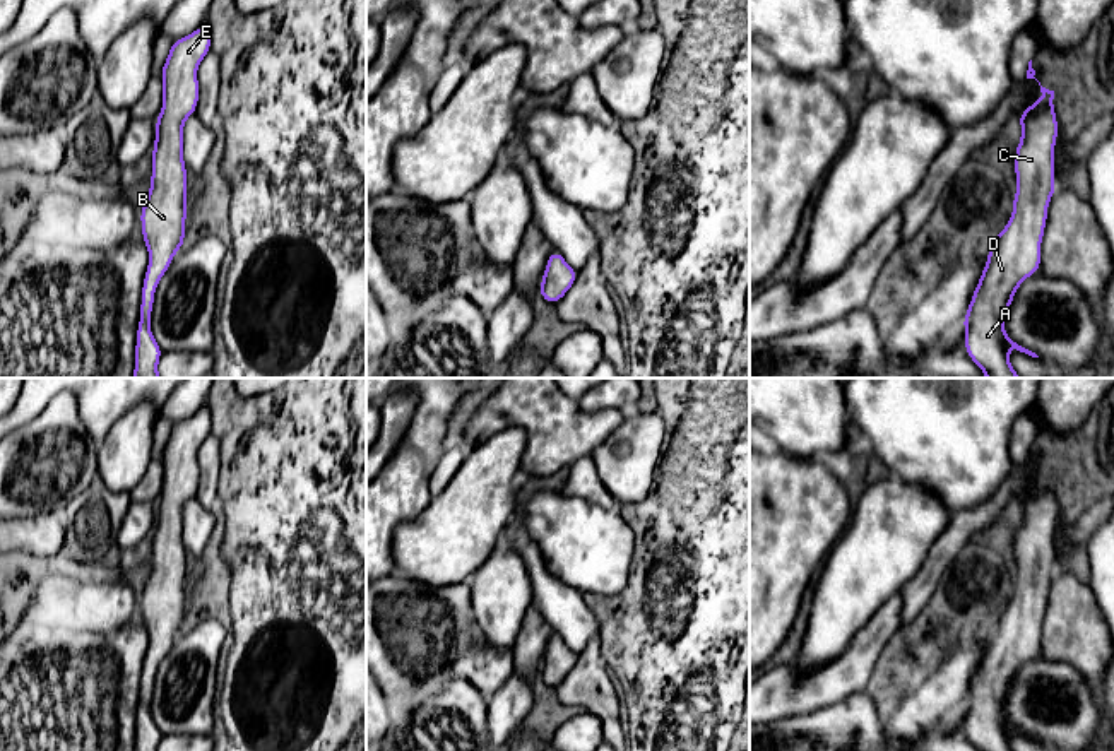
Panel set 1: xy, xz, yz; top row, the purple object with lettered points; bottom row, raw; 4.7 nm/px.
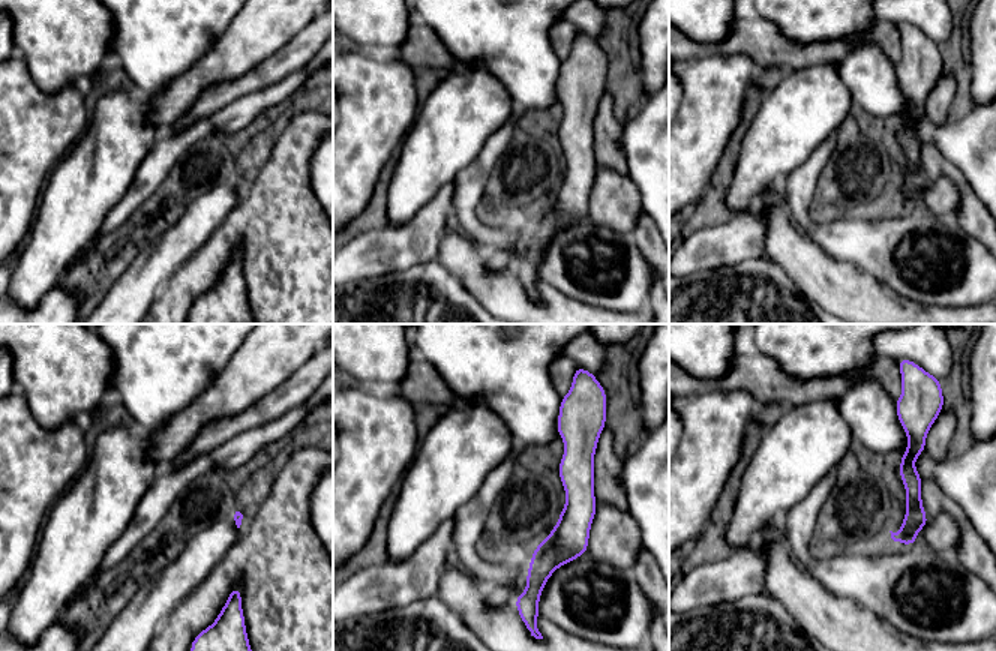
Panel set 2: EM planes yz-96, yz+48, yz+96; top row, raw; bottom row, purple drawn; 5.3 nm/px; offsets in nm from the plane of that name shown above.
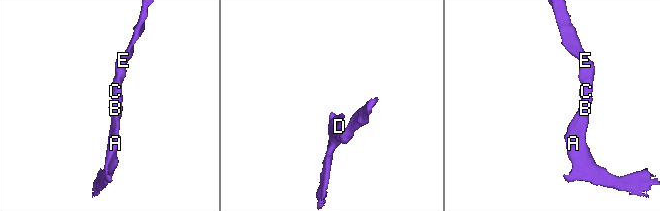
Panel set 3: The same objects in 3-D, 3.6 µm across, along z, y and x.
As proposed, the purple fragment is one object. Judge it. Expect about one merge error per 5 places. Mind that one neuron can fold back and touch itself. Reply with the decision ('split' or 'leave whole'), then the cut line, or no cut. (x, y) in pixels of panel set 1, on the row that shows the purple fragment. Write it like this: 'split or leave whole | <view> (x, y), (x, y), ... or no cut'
leave whole | no cut

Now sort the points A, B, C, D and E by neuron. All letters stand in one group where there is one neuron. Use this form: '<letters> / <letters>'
A B C D E

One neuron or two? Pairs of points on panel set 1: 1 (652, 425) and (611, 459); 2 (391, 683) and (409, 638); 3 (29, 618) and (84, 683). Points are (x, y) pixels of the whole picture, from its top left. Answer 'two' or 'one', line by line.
1: one
2: one
3: two

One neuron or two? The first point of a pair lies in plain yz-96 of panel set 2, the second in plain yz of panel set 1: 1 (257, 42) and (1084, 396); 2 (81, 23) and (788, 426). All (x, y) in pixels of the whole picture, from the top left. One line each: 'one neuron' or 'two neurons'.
1: one neuron
2: one neuron

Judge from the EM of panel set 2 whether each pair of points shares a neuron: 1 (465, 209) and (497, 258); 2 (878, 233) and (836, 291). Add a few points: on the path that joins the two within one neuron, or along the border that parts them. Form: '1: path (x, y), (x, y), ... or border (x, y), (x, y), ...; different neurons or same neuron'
1: border (494, 249), (513, 248), (518, 258); different neurons
2: border (824, 249), (870, 272), (885, 285); different neurons

